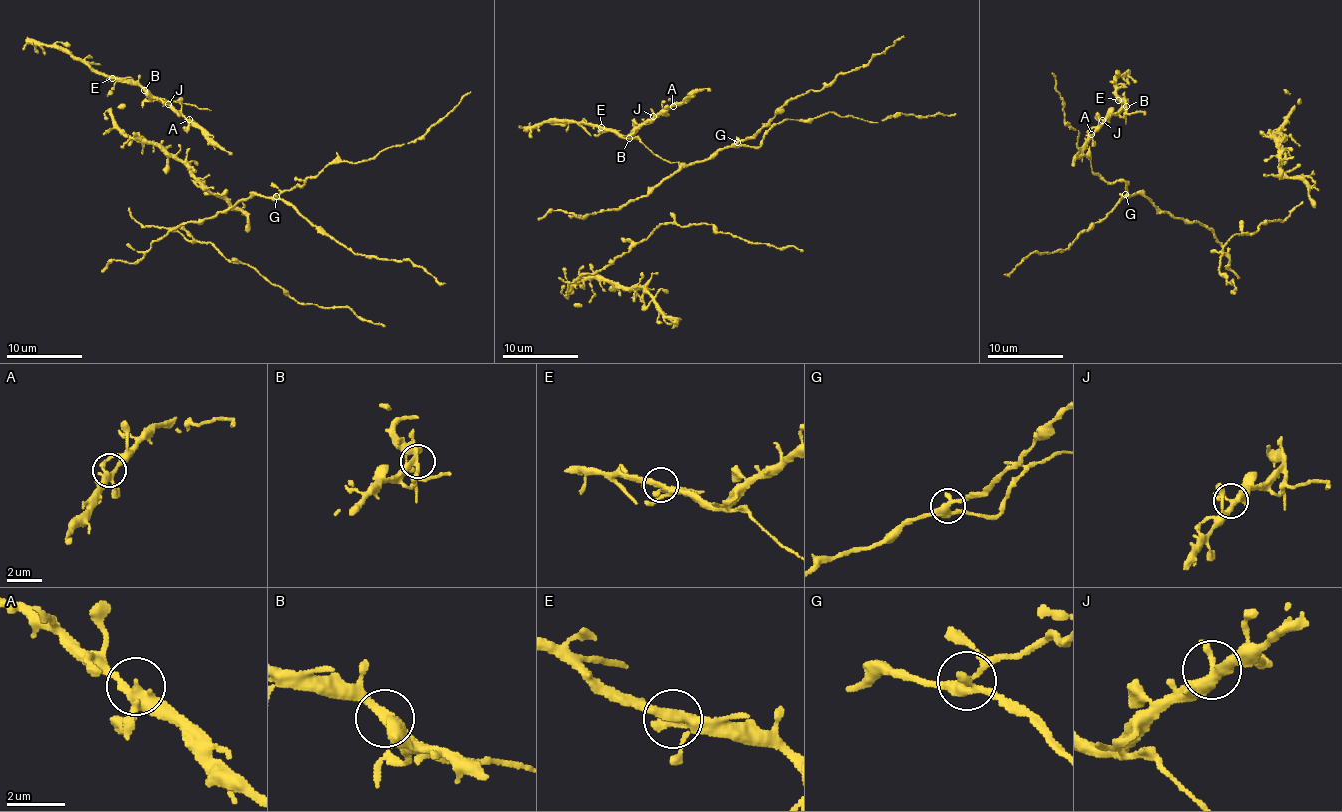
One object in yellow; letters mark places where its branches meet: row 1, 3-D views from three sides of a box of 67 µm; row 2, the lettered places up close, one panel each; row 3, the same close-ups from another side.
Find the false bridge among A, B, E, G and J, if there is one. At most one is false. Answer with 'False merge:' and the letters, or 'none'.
False merge: B

